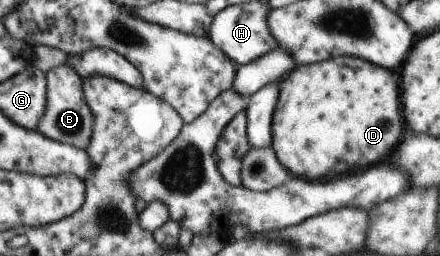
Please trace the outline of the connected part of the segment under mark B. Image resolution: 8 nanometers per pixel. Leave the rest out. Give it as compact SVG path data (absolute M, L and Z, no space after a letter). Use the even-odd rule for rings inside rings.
M66 63L50 72L45 72L47 91L46 108L40 118L37 131L52 140L85 150L90 144L93 131L93 114L82 92L82 78Z

